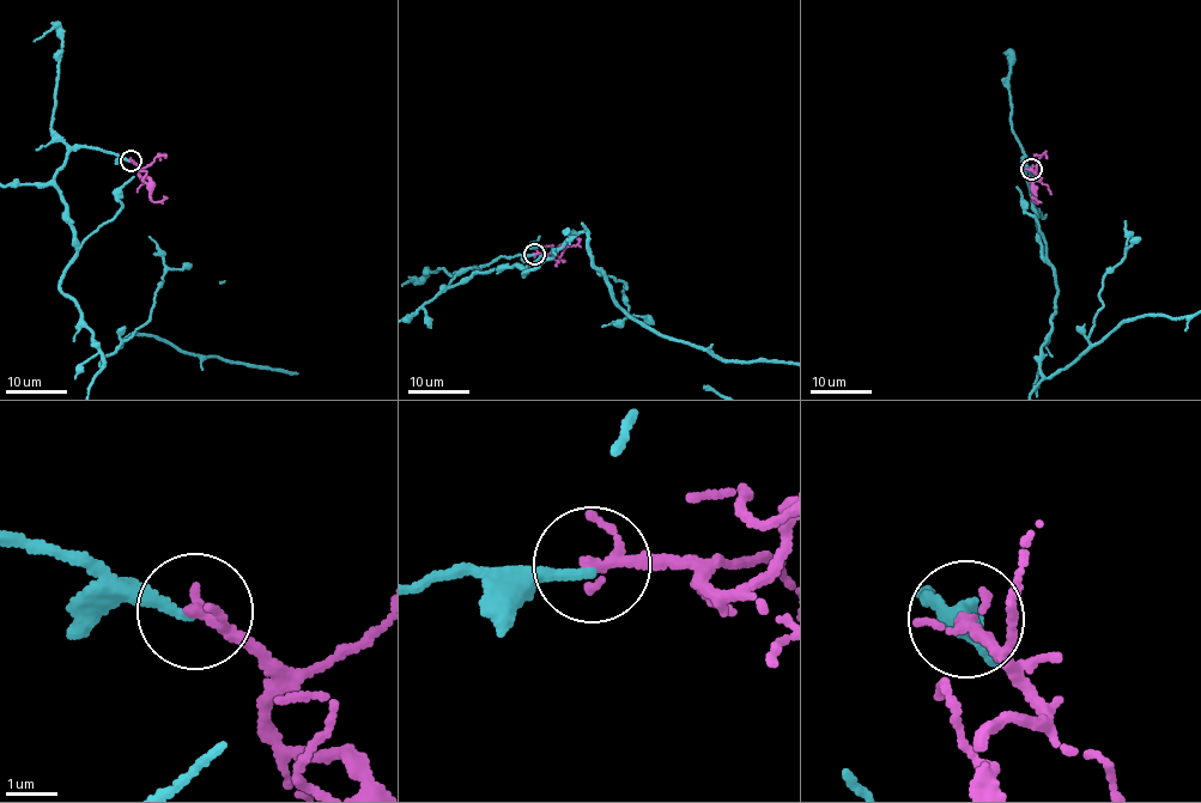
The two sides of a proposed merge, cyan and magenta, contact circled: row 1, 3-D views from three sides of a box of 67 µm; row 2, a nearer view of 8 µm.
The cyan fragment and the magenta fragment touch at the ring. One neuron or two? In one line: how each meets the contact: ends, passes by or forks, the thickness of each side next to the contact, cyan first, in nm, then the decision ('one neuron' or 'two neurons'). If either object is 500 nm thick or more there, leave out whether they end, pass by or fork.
cyan ends there; magenta passes by; 200 nm thick on the cyan side, 180 nm on the other; two neurons

